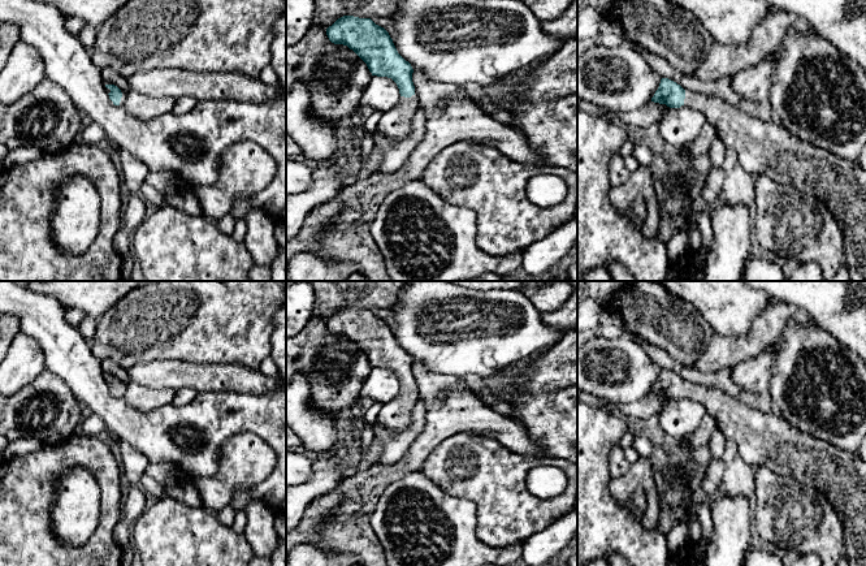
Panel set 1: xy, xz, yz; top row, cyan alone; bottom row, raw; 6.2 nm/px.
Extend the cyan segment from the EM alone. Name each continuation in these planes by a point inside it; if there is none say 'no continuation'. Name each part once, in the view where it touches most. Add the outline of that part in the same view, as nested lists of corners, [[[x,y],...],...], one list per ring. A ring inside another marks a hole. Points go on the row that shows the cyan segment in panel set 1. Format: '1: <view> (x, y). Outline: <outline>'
1: xz (397, 124). Outline: [[[400,96],[398,104],[386,113],[382,113],[376,128],[378,133],[393,141],[406,138],[412,129],[412,116],[419,107],[417,98]]]

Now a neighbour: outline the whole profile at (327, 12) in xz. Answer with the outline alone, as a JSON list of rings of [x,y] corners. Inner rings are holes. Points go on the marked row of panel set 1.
[[[315,0],[312,26],[328,29],[343,16],[390,18],[399,0]]]

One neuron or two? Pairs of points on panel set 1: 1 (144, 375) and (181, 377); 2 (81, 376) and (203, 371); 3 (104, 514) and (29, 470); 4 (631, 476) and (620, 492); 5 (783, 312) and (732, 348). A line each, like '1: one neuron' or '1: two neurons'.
1: one neuron
2: two neurons
3: one neuron
4: one neuron
5: one neuron

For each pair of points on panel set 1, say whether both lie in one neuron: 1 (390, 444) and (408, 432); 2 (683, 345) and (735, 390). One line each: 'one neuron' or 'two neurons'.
1: one neuron
2: two neurons

